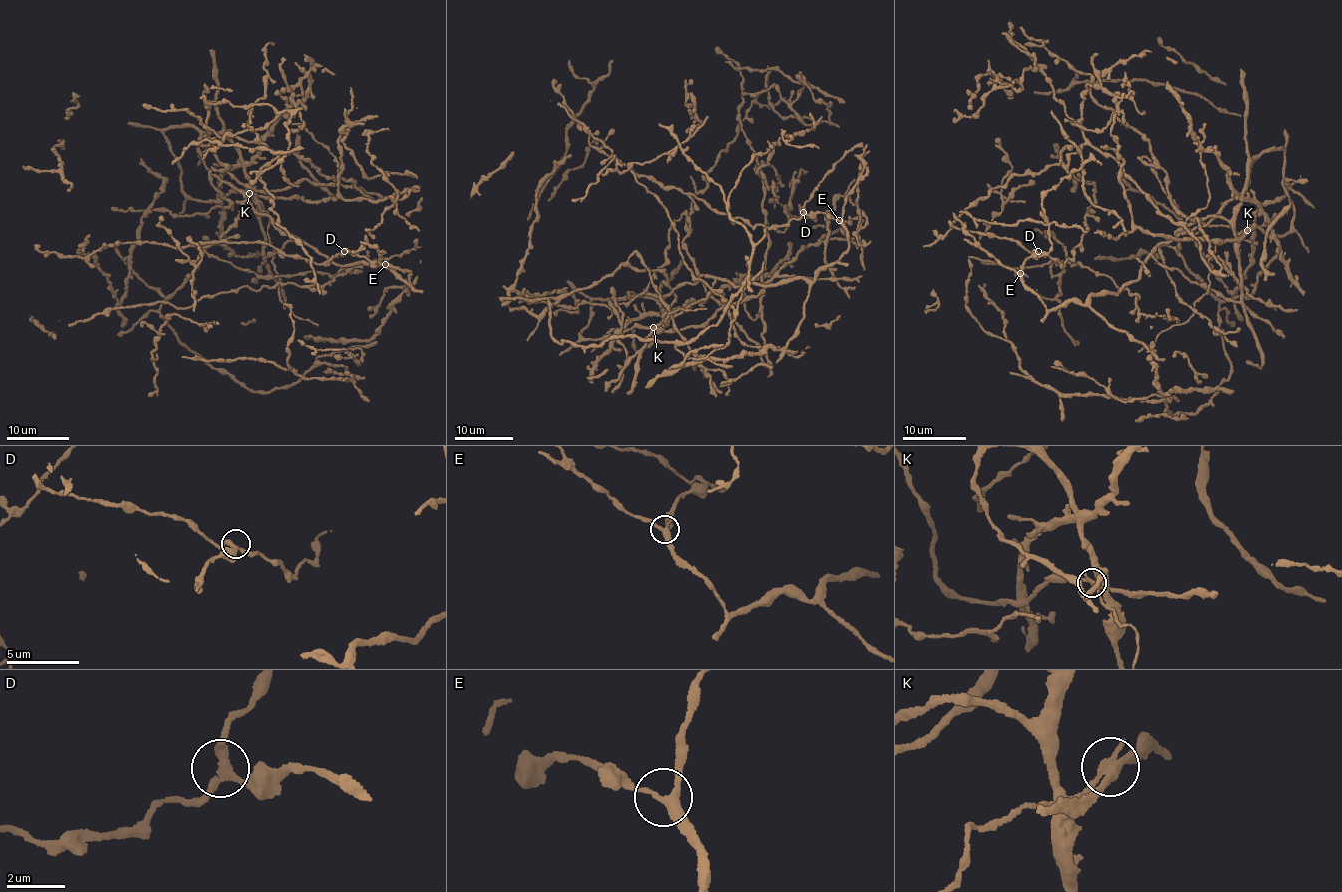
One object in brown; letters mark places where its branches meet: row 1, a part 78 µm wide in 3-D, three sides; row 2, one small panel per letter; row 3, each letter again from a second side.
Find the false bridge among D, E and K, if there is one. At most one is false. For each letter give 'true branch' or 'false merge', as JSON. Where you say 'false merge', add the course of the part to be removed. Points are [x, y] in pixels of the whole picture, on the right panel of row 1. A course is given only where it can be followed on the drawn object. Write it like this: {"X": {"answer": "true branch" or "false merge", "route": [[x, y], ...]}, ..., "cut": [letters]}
{"D": {"answer": "true branch"}, "E": {"answer": "true branch"}, "K": {"answer": "false merge", "route": [[1246, 230], [1214, 245], [1209, 260], [1209, 288], [1194, 302], [1195, 312], [1138, 351]]}, "cut": ["K"]}

